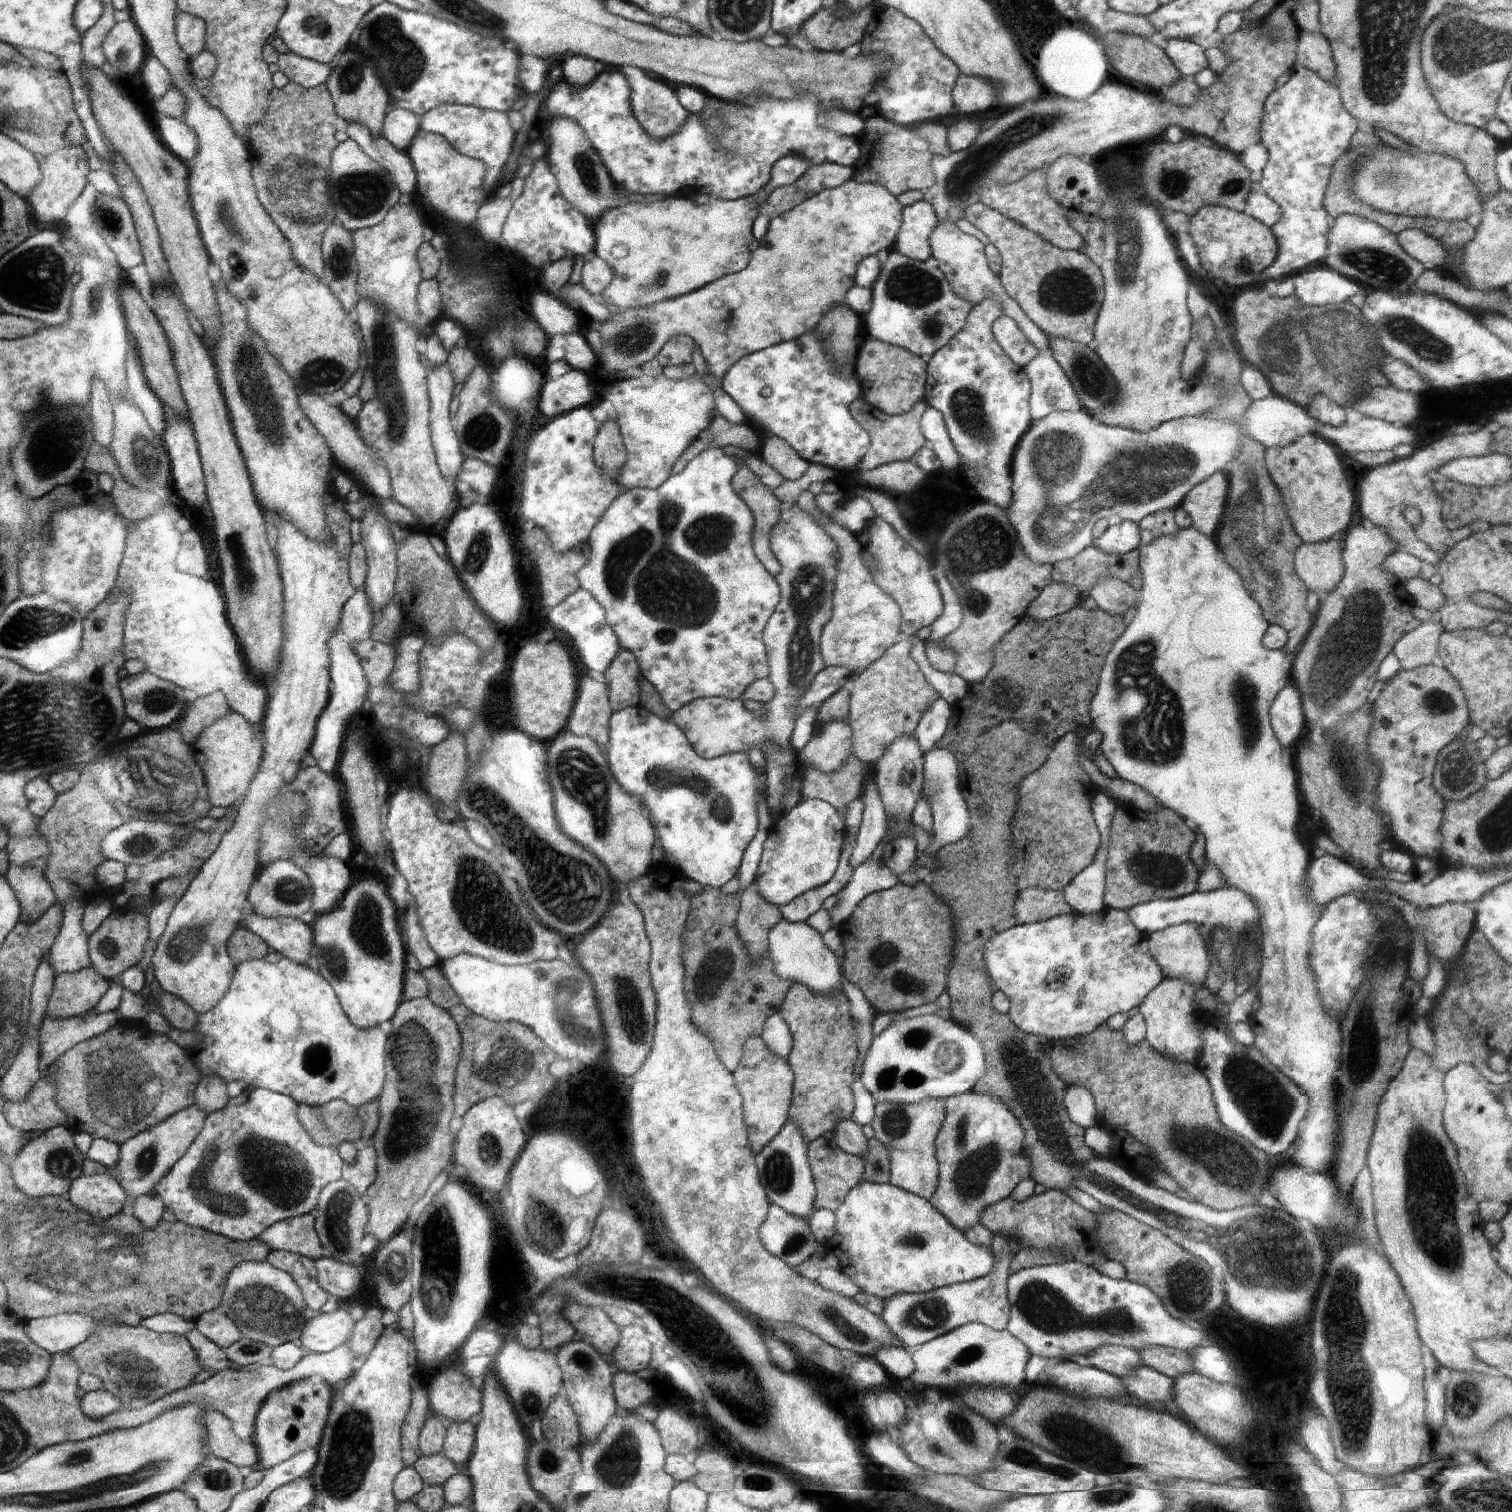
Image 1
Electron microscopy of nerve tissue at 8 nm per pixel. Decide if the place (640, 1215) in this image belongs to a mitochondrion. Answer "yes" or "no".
no

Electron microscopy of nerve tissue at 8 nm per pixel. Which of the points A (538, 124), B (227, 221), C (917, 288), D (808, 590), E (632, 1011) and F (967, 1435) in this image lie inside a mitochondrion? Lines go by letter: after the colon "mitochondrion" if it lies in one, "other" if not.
A: other
B: mitochondrion
C: mitochondrion
D: mitochondrion
E: mitochondrion
F: mitochondrion

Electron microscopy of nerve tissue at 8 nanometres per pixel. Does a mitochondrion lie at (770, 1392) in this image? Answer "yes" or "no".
yes

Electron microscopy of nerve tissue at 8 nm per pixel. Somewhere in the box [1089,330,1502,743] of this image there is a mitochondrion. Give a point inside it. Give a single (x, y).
(1349, 646)

